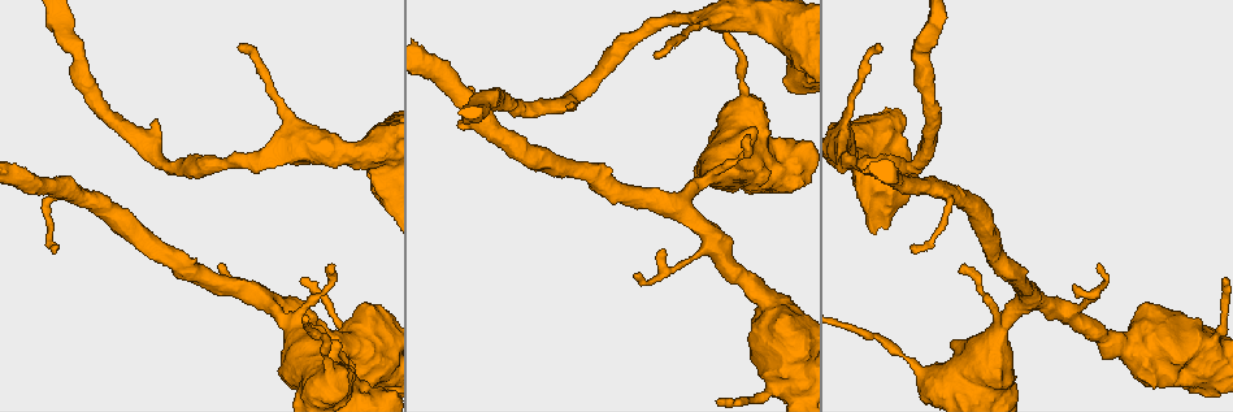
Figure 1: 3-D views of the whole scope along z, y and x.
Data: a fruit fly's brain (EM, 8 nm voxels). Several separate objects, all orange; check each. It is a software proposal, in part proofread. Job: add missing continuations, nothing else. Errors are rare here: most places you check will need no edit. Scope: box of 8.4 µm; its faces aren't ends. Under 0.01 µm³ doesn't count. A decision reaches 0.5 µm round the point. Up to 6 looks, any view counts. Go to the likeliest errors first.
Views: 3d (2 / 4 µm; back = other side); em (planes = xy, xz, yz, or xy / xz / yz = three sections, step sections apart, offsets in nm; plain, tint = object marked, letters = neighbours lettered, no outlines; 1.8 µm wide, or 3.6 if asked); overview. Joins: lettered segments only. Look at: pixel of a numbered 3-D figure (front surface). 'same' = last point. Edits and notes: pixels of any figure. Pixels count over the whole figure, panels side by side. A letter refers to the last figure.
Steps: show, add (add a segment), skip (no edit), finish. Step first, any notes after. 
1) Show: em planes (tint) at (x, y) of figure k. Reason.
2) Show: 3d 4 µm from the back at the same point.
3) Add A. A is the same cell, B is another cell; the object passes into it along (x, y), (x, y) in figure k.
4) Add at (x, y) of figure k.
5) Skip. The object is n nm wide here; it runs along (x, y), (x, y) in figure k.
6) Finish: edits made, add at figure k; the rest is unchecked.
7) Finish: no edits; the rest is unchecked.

Show: 3d 2 µm at (571, 107) of figure 1. Branch stops here.

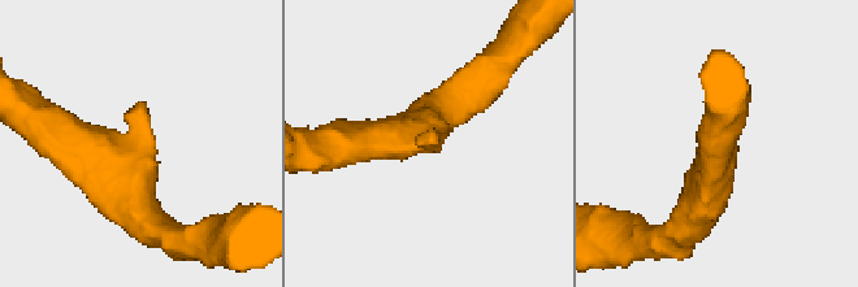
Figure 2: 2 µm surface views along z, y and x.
Show: em yz step 4 (letters) at (427, 136) of figure 2. Need the tissue.

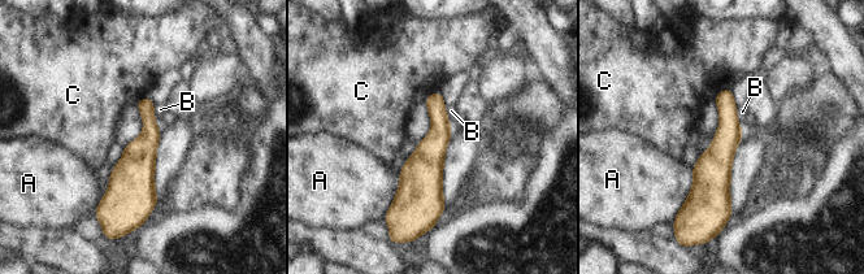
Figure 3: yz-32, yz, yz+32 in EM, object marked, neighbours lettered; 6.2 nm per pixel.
Show: em planes (letters) at the same point. Another direction.

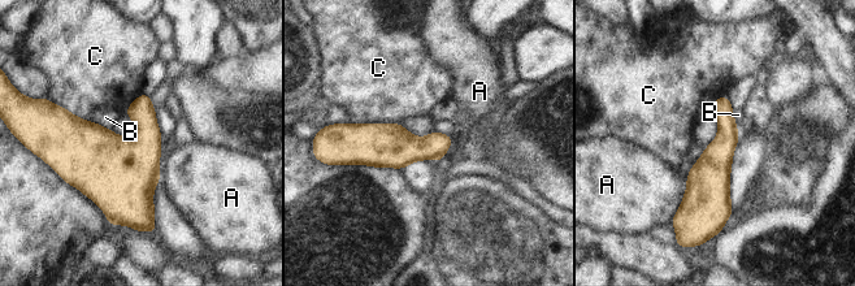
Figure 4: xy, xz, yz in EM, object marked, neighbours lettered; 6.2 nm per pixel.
Skip. A, B and C are other cells; a border runs along (90, 121), (111, 130) in figure 4; no lettered segment goes on from it.

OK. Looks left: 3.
Show: em planes (letters) at (236, 47) of figure 1. Tapers out.

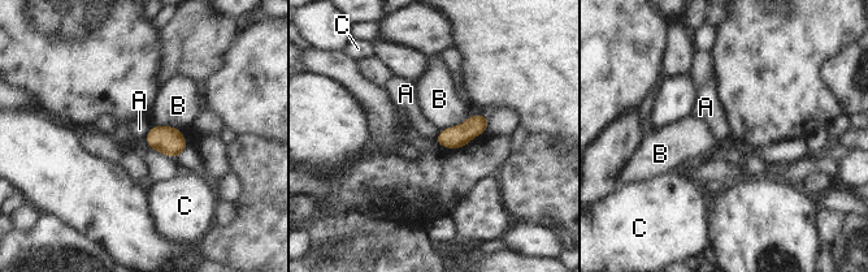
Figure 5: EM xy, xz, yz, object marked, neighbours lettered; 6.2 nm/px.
Skip. The object is 130 nm wide here; A, B and C are other cells; none of them fits.

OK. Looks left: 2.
Show: em planes (letters) at (333, 270) of figure 1. Branch stops here.

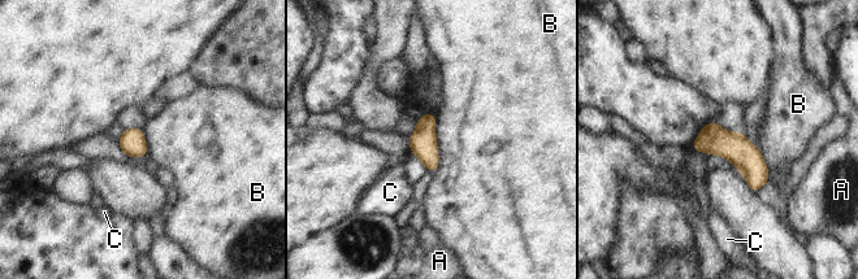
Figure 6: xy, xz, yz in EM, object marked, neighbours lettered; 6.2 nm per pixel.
Skip. The object is 160 nm wide here; A, B and C are other cells; no lettered segment goes on from it.

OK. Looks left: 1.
Finish: no edits; the rest is unchecked.

